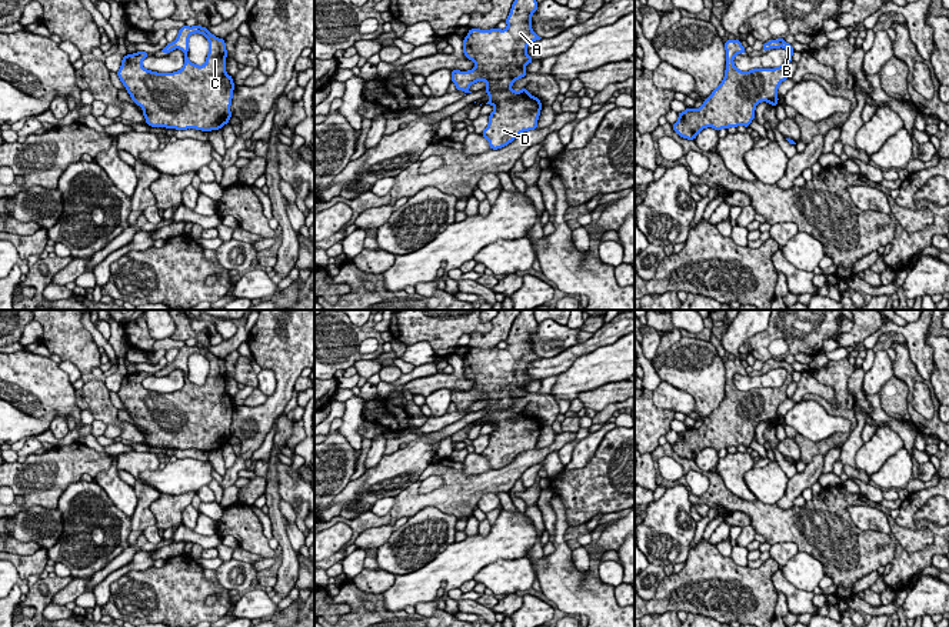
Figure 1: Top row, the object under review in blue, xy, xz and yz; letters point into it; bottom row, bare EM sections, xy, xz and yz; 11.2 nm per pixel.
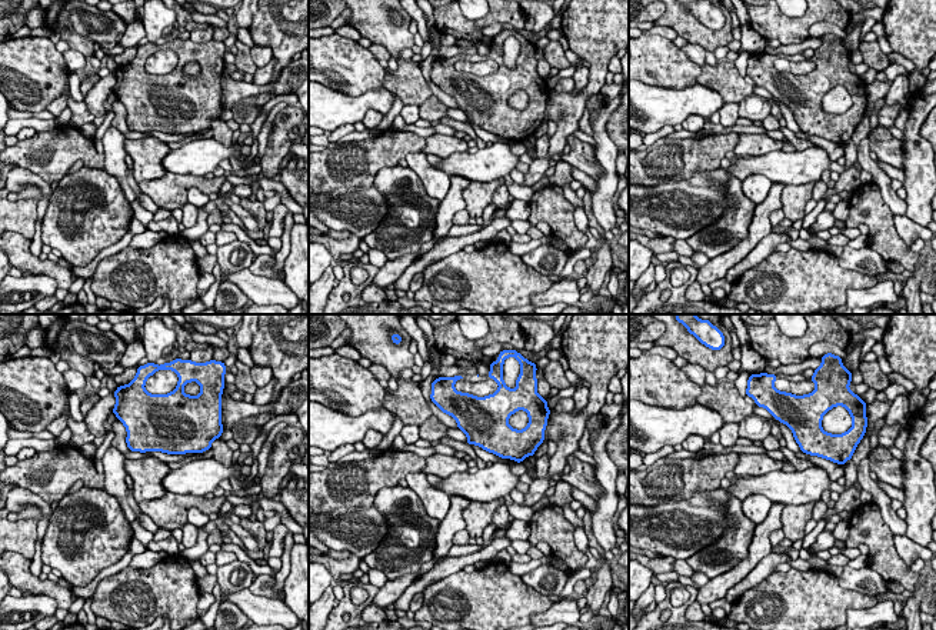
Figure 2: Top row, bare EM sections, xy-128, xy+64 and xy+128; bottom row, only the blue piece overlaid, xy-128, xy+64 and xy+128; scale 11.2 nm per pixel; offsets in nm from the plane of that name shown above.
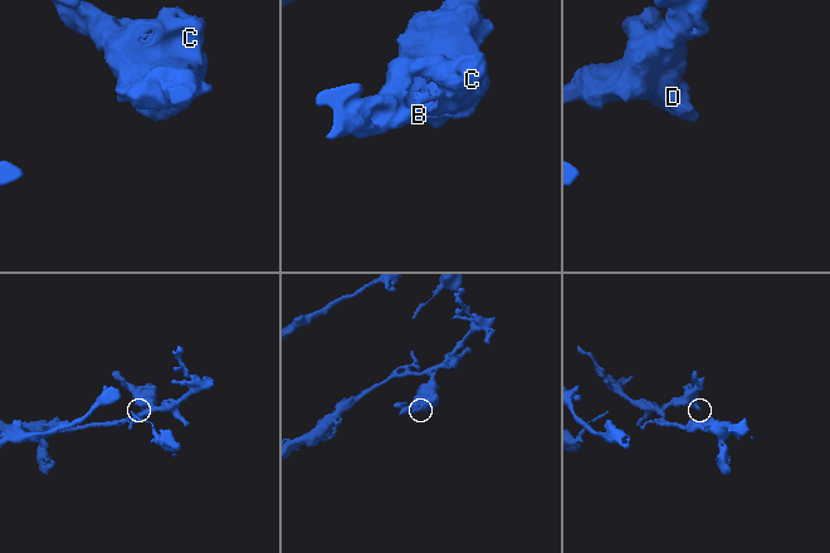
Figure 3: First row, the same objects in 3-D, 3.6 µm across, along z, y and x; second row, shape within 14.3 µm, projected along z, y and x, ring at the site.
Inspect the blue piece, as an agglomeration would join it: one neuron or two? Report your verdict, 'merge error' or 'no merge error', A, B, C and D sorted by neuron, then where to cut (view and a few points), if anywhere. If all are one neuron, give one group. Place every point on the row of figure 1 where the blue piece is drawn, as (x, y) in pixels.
no merge error; groups A B C D; cut none

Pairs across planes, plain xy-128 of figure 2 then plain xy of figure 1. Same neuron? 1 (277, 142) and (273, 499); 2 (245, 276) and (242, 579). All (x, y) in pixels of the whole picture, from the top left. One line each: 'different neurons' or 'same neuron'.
1: same neuron
2: different neurons

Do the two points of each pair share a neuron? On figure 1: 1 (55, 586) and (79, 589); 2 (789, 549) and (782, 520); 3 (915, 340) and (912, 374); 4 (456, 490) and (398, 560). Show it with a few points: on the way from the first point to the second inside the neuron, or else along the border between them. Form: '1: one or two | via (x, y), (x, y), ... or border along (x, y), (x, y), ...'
1: two | border along (73, 577), (53, 596)
2: two | border along (771, 546), (792, 543), (799, 552)
3: two | border along (905, 344), (916, 372), (928, 380)
4: two | border along (408, 517), (423, 509), (436, 507), (458, 519)

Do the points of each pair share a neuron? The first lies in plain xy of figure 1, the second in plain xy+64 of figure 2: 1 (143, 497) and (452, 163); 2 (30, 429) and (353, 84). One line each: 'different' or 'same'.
1: different
2: different

